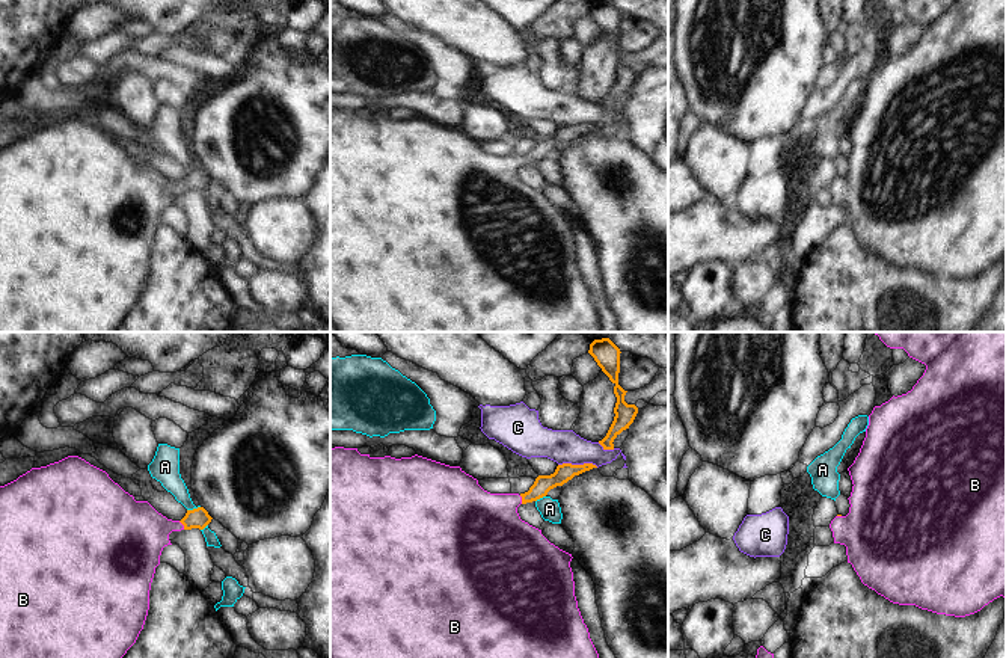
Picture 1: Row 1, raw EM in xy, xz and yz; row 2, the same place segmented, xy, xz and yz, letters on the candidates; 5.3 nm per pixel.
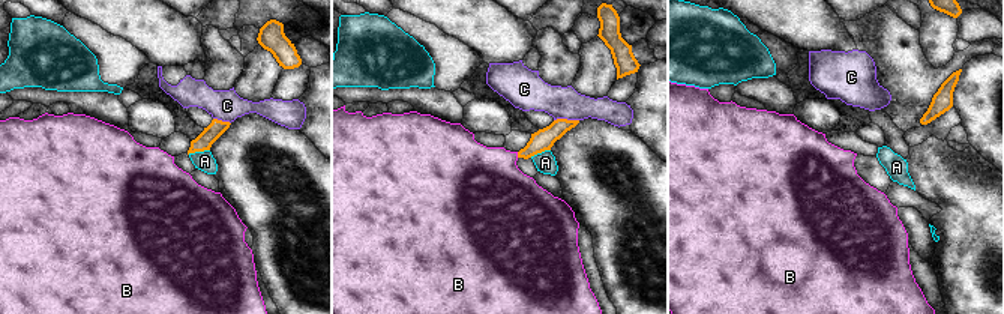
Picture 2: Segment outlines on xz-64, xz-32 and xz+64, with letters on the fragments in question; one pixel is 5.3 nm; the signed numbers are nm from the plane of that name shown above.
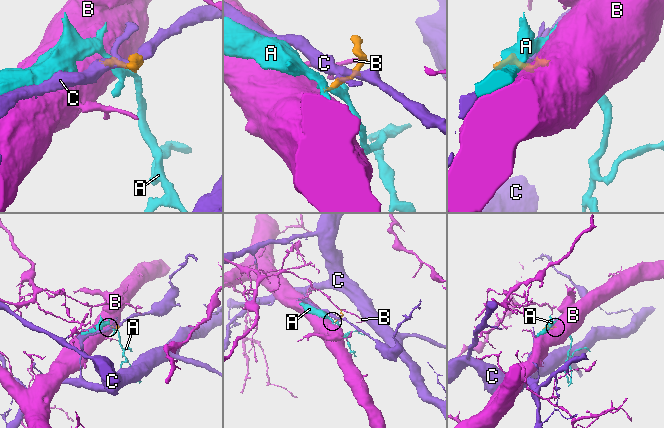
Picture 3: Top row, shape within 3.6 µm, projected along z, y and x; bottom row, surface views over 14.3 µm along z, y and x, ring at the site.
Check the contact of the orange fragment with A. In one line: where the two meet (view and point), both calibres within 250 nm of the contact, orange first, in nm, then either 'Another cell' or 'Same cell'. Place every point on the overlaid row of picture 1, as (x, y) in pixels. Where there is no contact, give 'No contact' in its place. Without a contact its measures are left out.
Touches orange at xy (193, 509). Thickness 110 nm (orange) against 140 nm. Another cell.

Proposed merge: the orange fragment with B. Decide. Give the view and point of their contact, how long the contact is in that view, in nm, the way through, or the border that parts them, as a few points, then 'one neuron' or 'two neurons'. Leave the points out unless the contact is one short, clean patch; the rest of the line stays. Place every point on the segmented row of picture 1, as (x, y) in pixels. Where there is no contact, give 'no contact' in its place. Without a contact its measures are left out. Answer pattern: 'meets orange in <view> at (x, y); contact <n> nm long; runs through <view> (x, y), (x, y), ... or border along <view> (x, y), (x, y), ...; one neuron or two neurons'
meets orange in xy at (183, 524); contact 60 nm long; runs through xy (198, 518), (183, 524), (138, 533); one neuron

